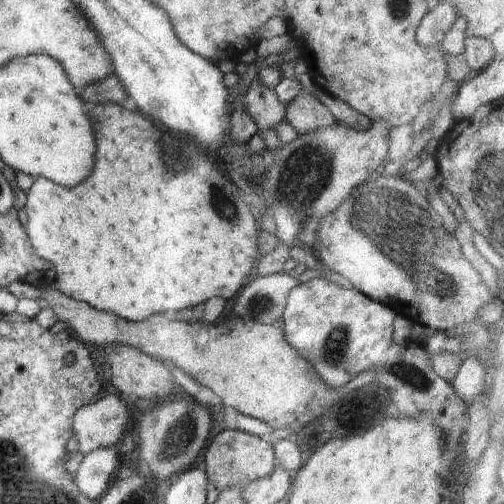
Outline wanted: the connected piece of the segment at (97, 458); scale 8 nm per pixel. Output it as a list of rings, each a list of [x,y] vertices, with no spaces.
[[[119,446],[110,448],[96,448],[85,454],[75,473],[74,484],[78,492],[86,496],[87,500],[96,502],[109,489],[118,470]]]

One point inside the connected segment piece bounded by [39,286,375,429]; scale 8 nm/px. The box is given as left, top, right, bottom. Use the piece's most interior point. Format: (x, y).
(249, 366)

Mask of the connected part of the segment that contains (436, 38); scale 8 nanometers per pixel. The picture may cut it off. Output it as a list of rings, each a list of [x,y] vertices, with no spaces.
[[[448,2],[438,4],[434,10],[430,10],[424,16],[424,20],[420,24],[418,34],[416,34],[418,44],[440,48],[440,44],[444,40],[444,34],[446,34],[446,30],[450,30],[454,20],[456,20],[456,8]]]

